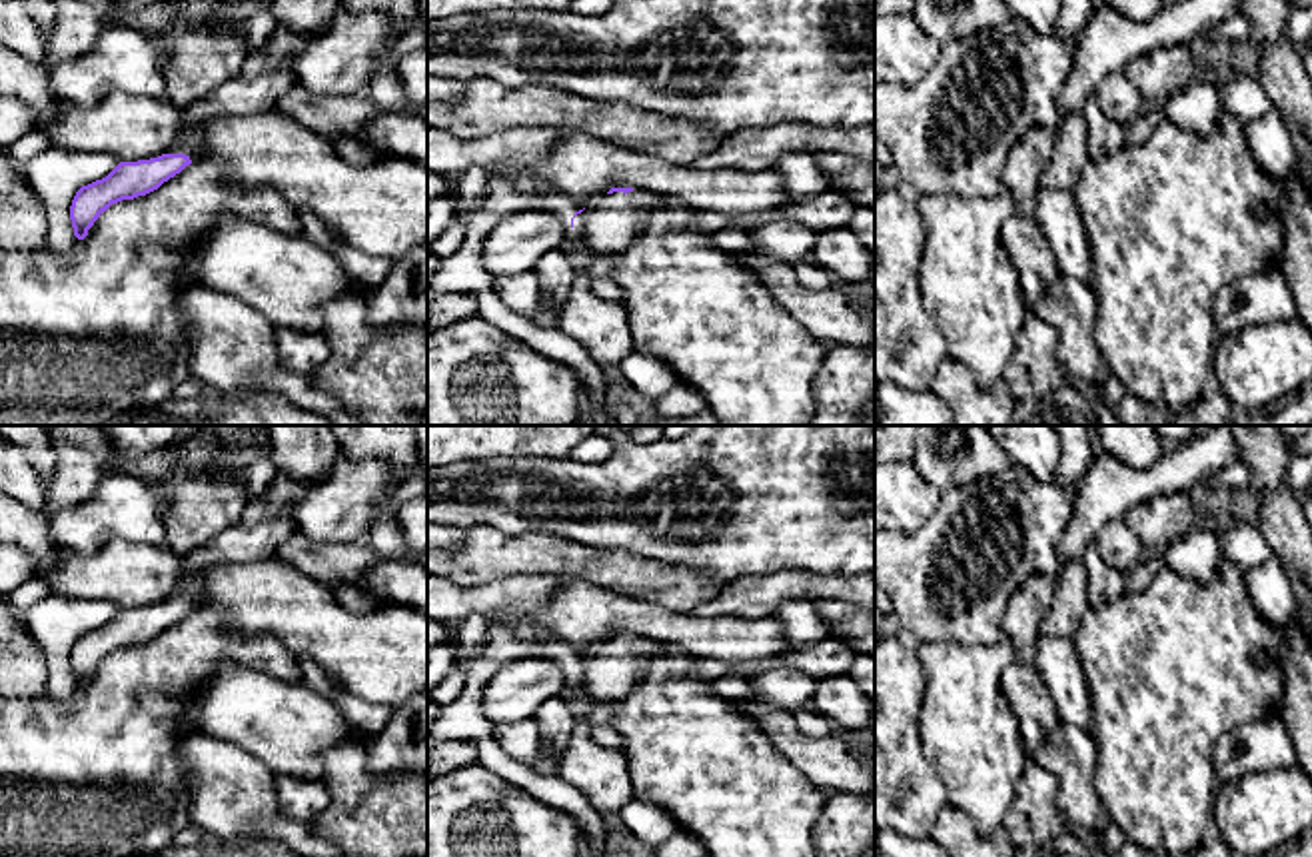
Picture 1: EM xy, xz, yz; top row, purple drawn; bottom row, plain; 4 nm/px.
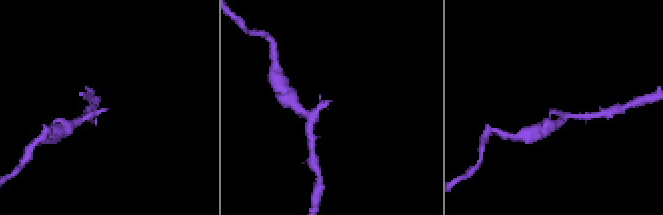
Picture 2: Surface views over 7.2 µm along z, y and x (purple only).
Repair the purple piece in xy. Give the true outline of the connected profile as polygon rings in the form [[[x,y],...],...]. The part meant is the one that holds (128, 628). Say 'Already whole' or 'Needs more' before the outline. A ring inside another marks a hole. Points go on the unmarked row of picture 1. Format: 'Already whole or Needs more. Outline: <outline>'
Needs more. Outline: [[[276,469],[270,489],[240,509],[236,529],[184,555],[186,575],[174,591],[174,601],[120,609],[106,625],[76,639],[70,653],[74,683],[84,687],[112,651],[146,643],[190,613],[204,593],[202,577],[208,569],[278,557],[280,547],[294,533],[284,509],[316,485],[316,481],[300,481]]]

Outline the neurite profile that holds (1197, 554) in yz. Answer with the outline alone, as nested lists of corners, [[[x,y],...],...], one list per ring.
[[[1216,523],[1196,525],[1190,533],[1162,551],[1166,567],[1198,581],[1208,581],[1214,575],[1218,557]]]

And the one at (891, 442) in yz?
[[[875,426],[875,467],[891,461],[911,461],[917,426]]]

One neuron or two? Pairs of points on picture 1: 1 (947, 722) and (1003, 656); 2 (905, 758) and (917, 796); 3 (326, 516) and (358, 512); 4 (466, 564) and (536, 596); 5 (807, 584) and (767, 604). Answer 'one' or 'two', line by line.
1: one
2: one
3: one
4: two
5: one

